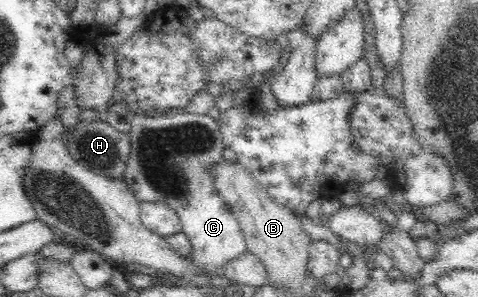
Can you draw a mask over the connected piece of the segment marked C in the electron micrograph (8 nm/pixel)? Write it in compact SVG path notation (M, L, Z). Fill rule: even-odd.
M168 113L164 116L143 116L135 114L129 133L131 150L122 180L127 183L134 197L140 202L165 201L181 219L181 231L190 240L192 253L188 260L194 264L194 276L206 276L211 281L214 276L223 275L223 267L247 250L238 220L220 198L212 184L208 167L222 161L224 140L217 121L208 114Z

